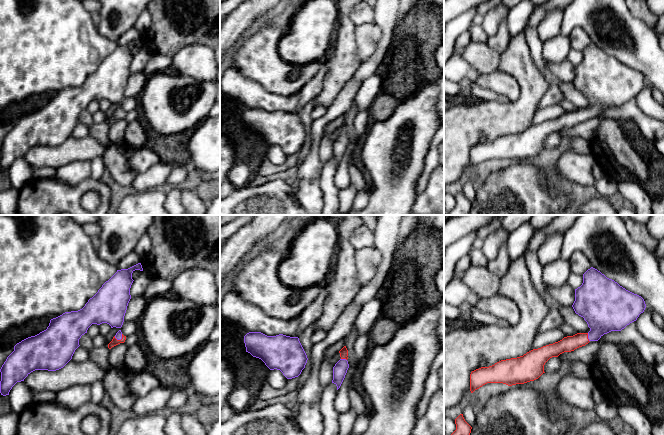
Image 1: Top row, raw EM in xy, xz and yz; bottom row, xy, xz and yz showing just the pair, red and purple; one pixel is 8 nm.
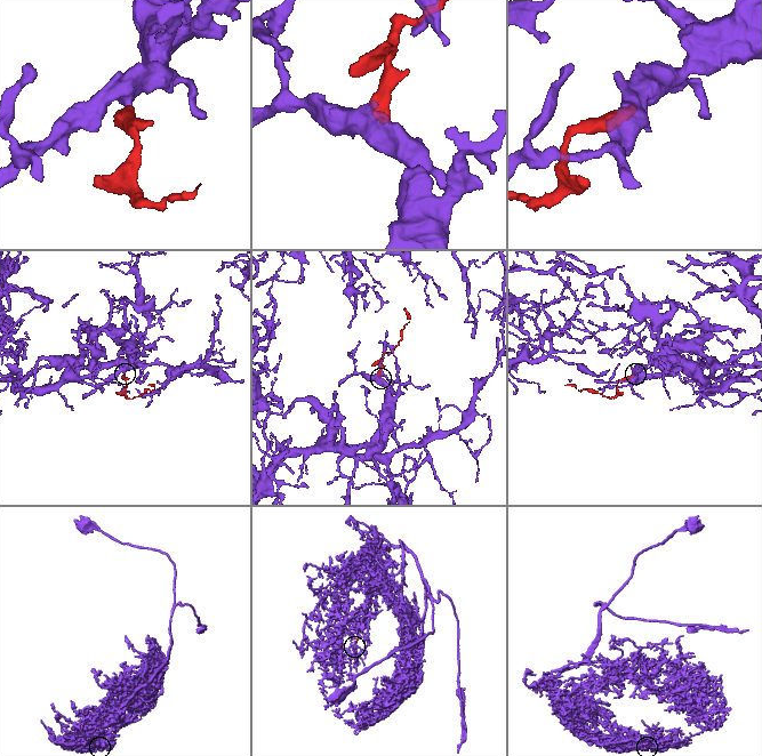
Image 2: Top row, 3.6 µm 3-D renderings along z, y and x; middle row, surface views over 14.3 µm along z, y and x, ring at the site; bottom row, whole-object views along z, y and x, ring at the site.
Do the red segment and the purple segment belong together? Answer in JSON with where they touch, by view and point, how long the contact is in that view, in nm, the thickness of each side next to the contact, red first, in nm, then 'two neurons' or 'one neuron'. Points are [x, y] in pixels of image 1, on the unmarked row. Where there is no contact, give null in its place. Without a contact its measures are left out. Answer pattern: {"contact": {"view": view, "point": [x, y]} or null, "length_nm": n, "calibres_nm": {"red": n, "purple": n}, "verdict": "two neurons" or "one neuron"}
{"contact": {"view": "yz", "point": [587, 113]}, "length_nm": 70, "calibres_nm": {"red": 120, "purple": 340}, "verdict": "one neuron"}

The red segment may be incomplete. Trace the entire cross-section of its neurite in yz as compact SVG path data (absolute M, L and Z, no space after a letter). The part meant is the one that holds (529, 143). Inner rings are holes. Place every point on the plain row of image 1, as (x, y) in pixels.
M591 43L583 50L583 59L575 65L574 87L587 98L590 107L564 113L562 116L533 125L523 132L501 136L489 143L481 143L470 150L473 169L487 159L508 162L538 155L545 139L552 133L571 128L590 117L598 117L604 110L621 107L644 88L644 75Z

